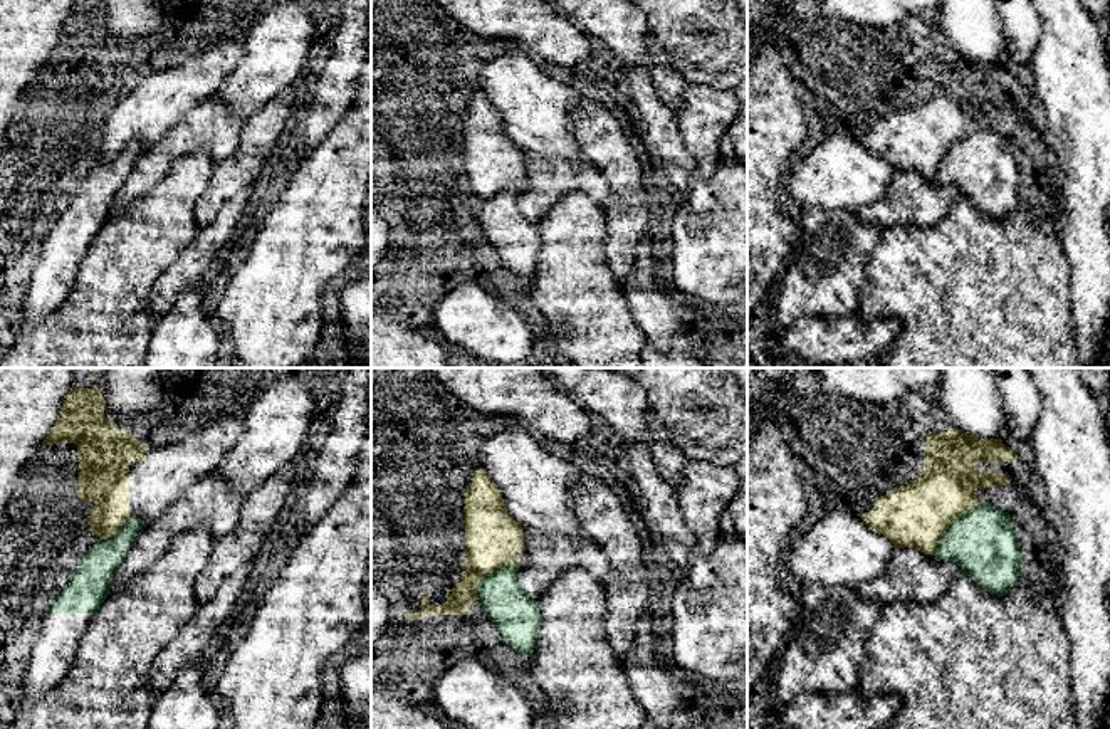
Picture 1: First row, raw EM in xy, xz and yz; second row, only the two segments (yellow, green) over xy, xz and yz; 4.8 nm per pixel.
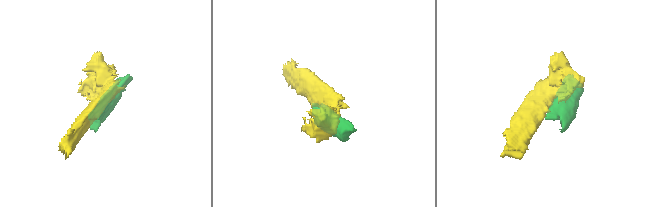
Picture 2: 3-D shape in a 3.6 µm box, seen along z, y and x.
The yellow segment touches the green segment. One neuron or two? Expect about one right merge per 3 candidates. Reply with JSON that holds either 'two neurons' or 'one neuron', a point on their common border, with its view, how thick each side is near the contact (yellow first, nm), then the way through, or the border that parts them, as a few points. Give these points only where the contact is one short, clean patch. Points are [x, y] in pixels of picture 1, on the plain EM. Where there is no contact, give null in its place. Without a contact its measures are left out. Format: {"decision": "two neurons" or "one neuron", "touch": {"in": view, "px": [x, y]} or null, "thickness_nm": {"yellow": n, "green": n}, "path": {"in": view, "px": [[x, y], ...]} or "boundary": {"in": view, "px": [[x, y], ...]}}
{"decision": "two neurons", "touch": {"in": "xz", "px": [487, 199]}, "thickness_nm": {"yellow": 280, "green": 220}}

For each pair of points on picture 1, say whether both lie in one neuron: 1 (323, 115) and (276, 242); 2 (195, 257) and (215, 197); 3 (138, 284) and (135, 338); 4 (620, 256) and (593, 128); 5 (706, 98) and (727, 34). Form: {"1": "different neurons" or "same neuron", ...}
{"1": "different neurons", "2": "different neurons", "3": "same neuron", "4": "same neuron", "5": "different neurons"}

